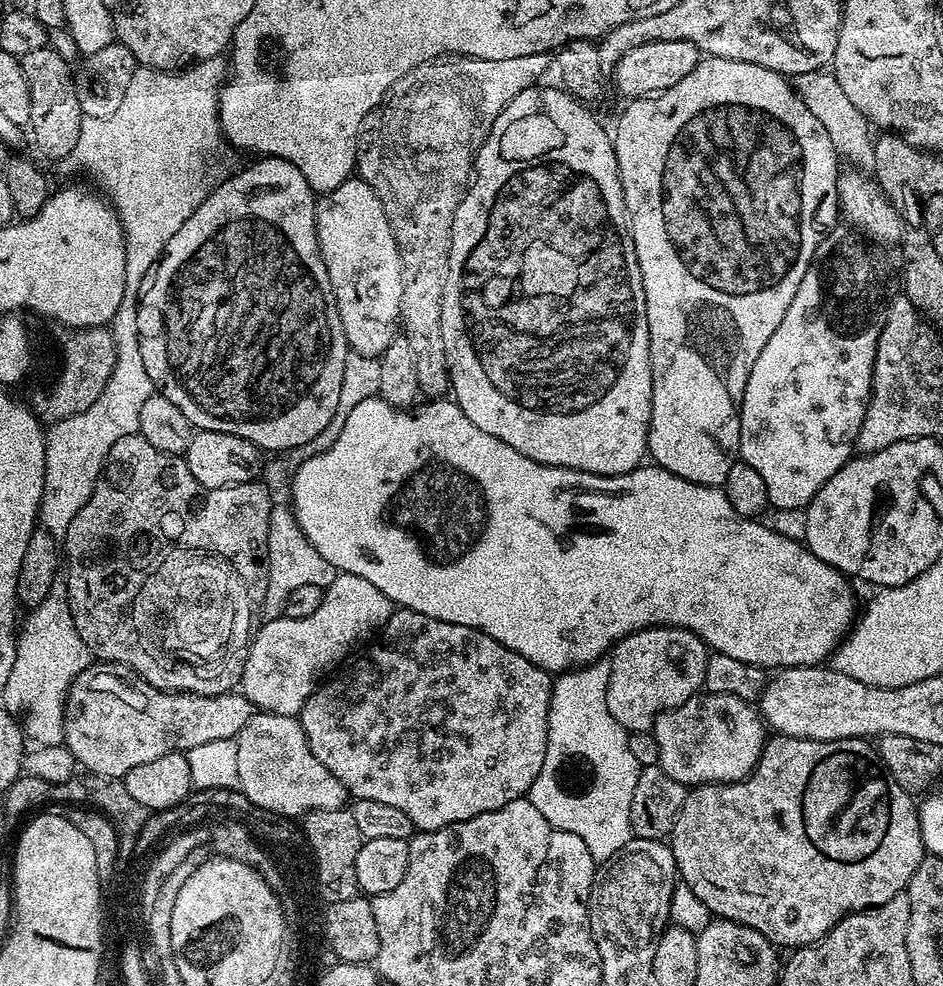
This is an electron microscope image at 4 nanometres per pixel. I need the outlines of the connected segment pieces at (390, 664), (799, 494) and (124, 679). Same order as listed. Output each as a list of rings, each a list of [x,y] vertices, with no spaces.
[[[397,607],[384,627],[379,629],[376,638],[349,668],[341,667],[332,674],[337,676],[329,675],[302,706],[298,719],[314,758],[318,758],[318,762],[322,762],[322,766],[326,766],[326,770],[330,770],[330,774],[334,774],[334,778],[338,778],[338,782],[342,782],[356,800],[386,802],[386,806],[402,810],[402,814],[410,818],[413,829],[421,832],[438,830],[447,824],[469,820],[483,812],[498,810],[506,806],[506,802],[527,797],[530,786],[534,778],[538,778],[538,770],[542,770],[542,762],[546,758],[553,681],[550,673],[534,662],[522,658],[522,654],[502,646],[502,642],[490,638],[490,634],[470,626],[442,622],[438,618],[418,614],[418,610],[409,608]]]
[[[809,268],[806,274],[802,274],[802,282],[798,282],[798,291],[794,293],[794,302],[790,302],[790,310],[786,310],[782,322],[778,322],[778,330],[770,334],[766,346],[762,346],[762,354],[758,354],[758,359],[754,362],[754,370],[750,370],[750,378],[746,382],[746,394],[742,398],[740,407],[739,459],[745,464],[754,466],[754,470],[762,474],[762,482],[766,482],[768,502],[773,509],[807,509],[814,494],[818,494],[818,490],[822,490],[822,486],[826,486],[826,482],[830,482],[830,478],[838,474],[840,467],[852,459],[858,430],[862,430],[868,399],[872,396],[872,367],[876,357],[876,343],[872,341],[872,336],[860,336],[860,340],[840,340],[840,336],[832,336],[832,332],[824,328],[824,320],[820,320],[820,312],[816,312],[816,308],[820,308],[820,300],[816,300],[816,280],[816,272],[810,271]]]
[[[96,662],[89,666],[85,672],[78,674],[78,678],[70,686],[68,697],[64,699],[64,744],[72,752],[75,763],[85,773],[93,776],[123,778],[130,770],[134,770],[134,766],[142,766],[145,762],[154,762],[154,758],[162,758],[162,754],[170,754],[171,752],[187,753],[192,747],[205,745],[206,742],[214,742],[215,739],[237,737],[242,730],[242,726],[246,726],[249,715],[250,705],[248,699],[239,691],[223,692],[217,696],[199,696],[193,692],[164,692],[161,688],[150,686],[150,682],[146,682],[140,673],[126,667],[124,664]]]

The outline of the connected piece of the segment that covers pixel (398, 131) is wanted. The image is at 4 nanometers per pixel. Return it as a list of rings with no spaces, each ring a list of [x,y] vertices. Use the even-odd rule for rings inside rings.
[[[455,54],[449,55],[447,58],[438,60],[429,60],[426,64],[419,64],[410,70],[410,74],[402,74],[402,78],[398,78],[398,82],[394,82],[394,86],[390,86],[390,90],[385,94],[384,101],[379,104],[370,114],[366,114],[366,118],[362,118],[362,126],[360,132],[356,135],[356,167],[355,171],[358,173],[359,179],[366,182],[366,186],[370,186],[370,190],[374,190],[374,194],[378,194],[378,202],[382,202],[386,218],[390,222],[390,230],[394,234],[394,242],[400,251],[400,261],[402,262],[402,306],[400,307],[400,328],[402,335],[406,338],[406,342],[410,342],[410,350],[414,350],[414,366],[418,369],[418,386],[421,393],[428,398],[444,398],[449,395],[450,385],[448,383],[448,363],[446,362],[446,350],[442,346],[442,294],[446,290],[446,274],[448,273],[448,259],[450,258],[450,242],[452,241],[452,227],[454,226],[454,214],[458,210],[458,206],[462,202],[464,193],[470,187],[470,181],[474,176],[474,165],[476,162],[476,152],[484,144],[484,140],[490,134],[490,130],[494,126],[494,122],[498,118],[498,114],[502,114],[502,110],[506,110],[506,106],[510,106],[510,102],[514,102],[514,98],[518,98],[518,94],[522,94],[522,90],[527,88],[537,87],[541,83],[540,80],[548,72],[548,64],[550,68],[549,57],[545,54],[525,54],[523,58],[498,58],[491,60],[490,58],[474,58],[473,56],[457,56]]]

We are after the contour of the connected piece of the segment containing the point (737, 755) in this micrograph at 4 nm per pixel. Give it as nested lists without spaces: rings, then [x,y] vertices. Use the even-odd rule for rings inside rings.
[[[717,692],[691,696],[682,706],[664,712],[650,729],[657,742],[660,768],[686,786],[744,780],[760,761],[764,732],[766,725],[749,701]]]

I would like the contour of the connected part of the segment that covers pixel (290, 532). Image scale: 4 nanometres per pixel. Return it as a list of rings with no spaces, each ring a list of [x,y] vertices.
[[[275,503],[270,514],[270,529],[267,530],[267,588],[261,604],[261,619],[266,622],[281,619],[286,599],[294,590],[304,585],[325,588],[336,575],[336,568],[330,566],[302,534],[291,507],[285,503]]]

